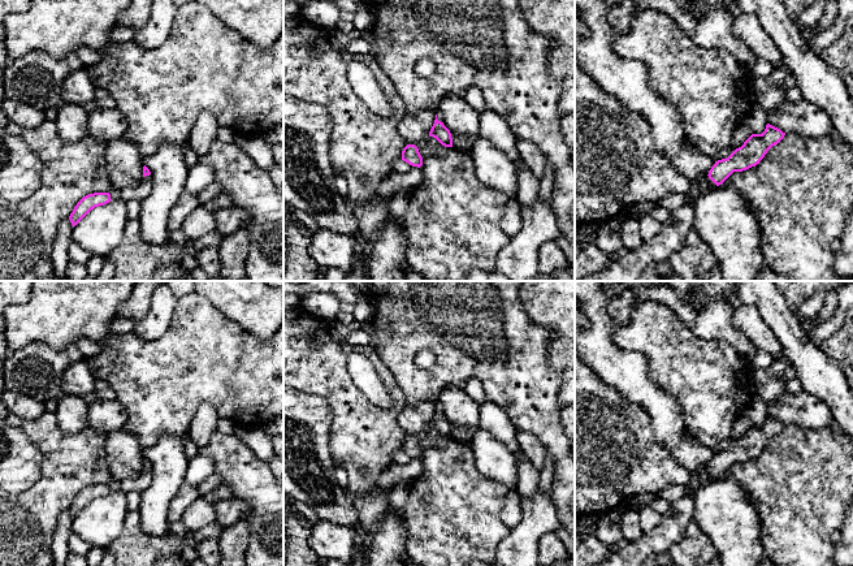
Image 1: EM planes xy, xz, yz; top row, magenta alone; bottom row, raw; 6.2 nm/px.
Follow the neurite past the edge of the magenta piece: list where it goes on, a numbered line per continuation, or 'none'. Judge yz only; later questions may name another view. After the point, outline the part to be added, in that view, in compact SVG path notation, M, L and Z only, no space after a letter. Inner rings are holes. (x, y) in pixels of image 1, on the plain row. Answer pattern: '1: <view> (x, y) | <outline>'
1: yz (704, 475) | M709 467L700 468L694 475L692 475L692 480L685 485L685 494L692 497L698 487L715 478L716 476L709 470Z

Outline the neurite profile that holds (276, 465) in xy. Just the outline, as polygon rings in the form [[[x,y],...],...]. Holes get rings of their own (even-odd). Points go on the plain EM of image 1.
[[[274,454],[272,461],[269,462],[269,467],[277,481],[283,487],[283,459]]]

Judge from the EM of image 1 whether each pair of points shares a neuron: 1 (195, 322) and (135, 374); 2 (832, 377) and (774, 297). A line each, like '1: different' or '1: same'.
1: same
2: same

